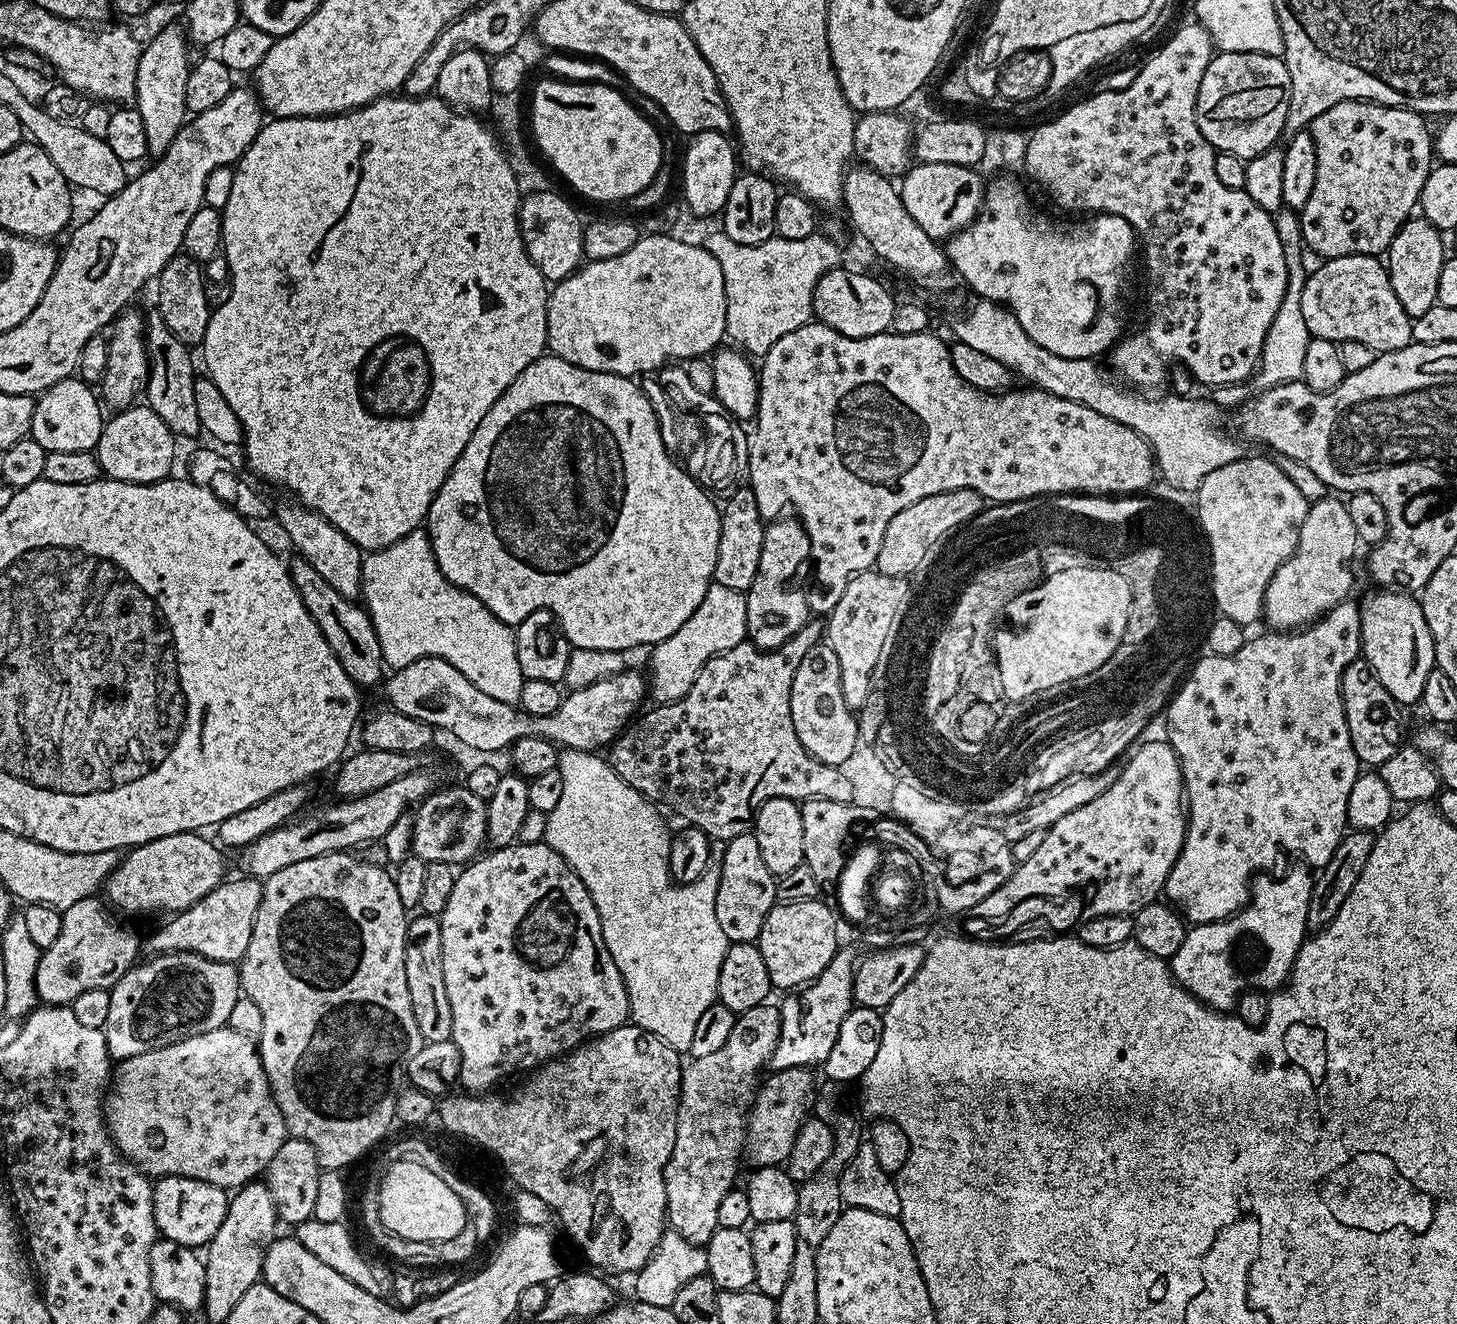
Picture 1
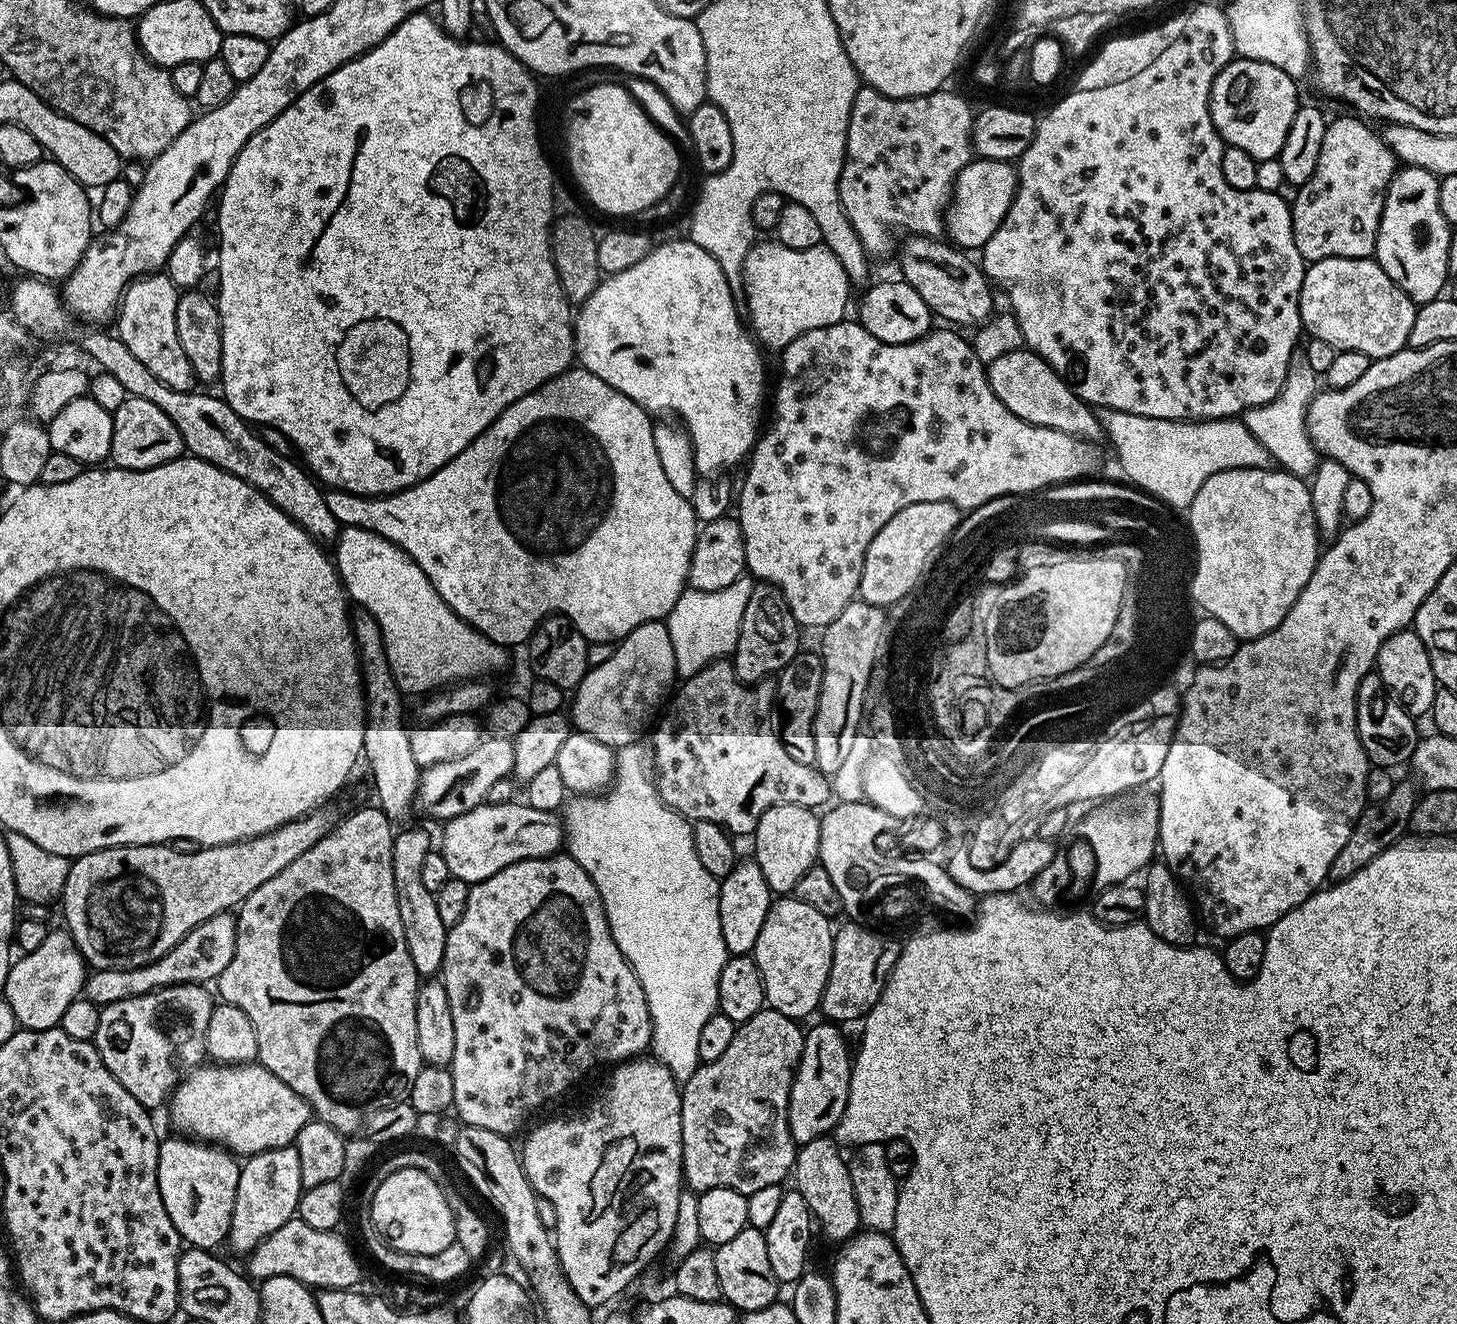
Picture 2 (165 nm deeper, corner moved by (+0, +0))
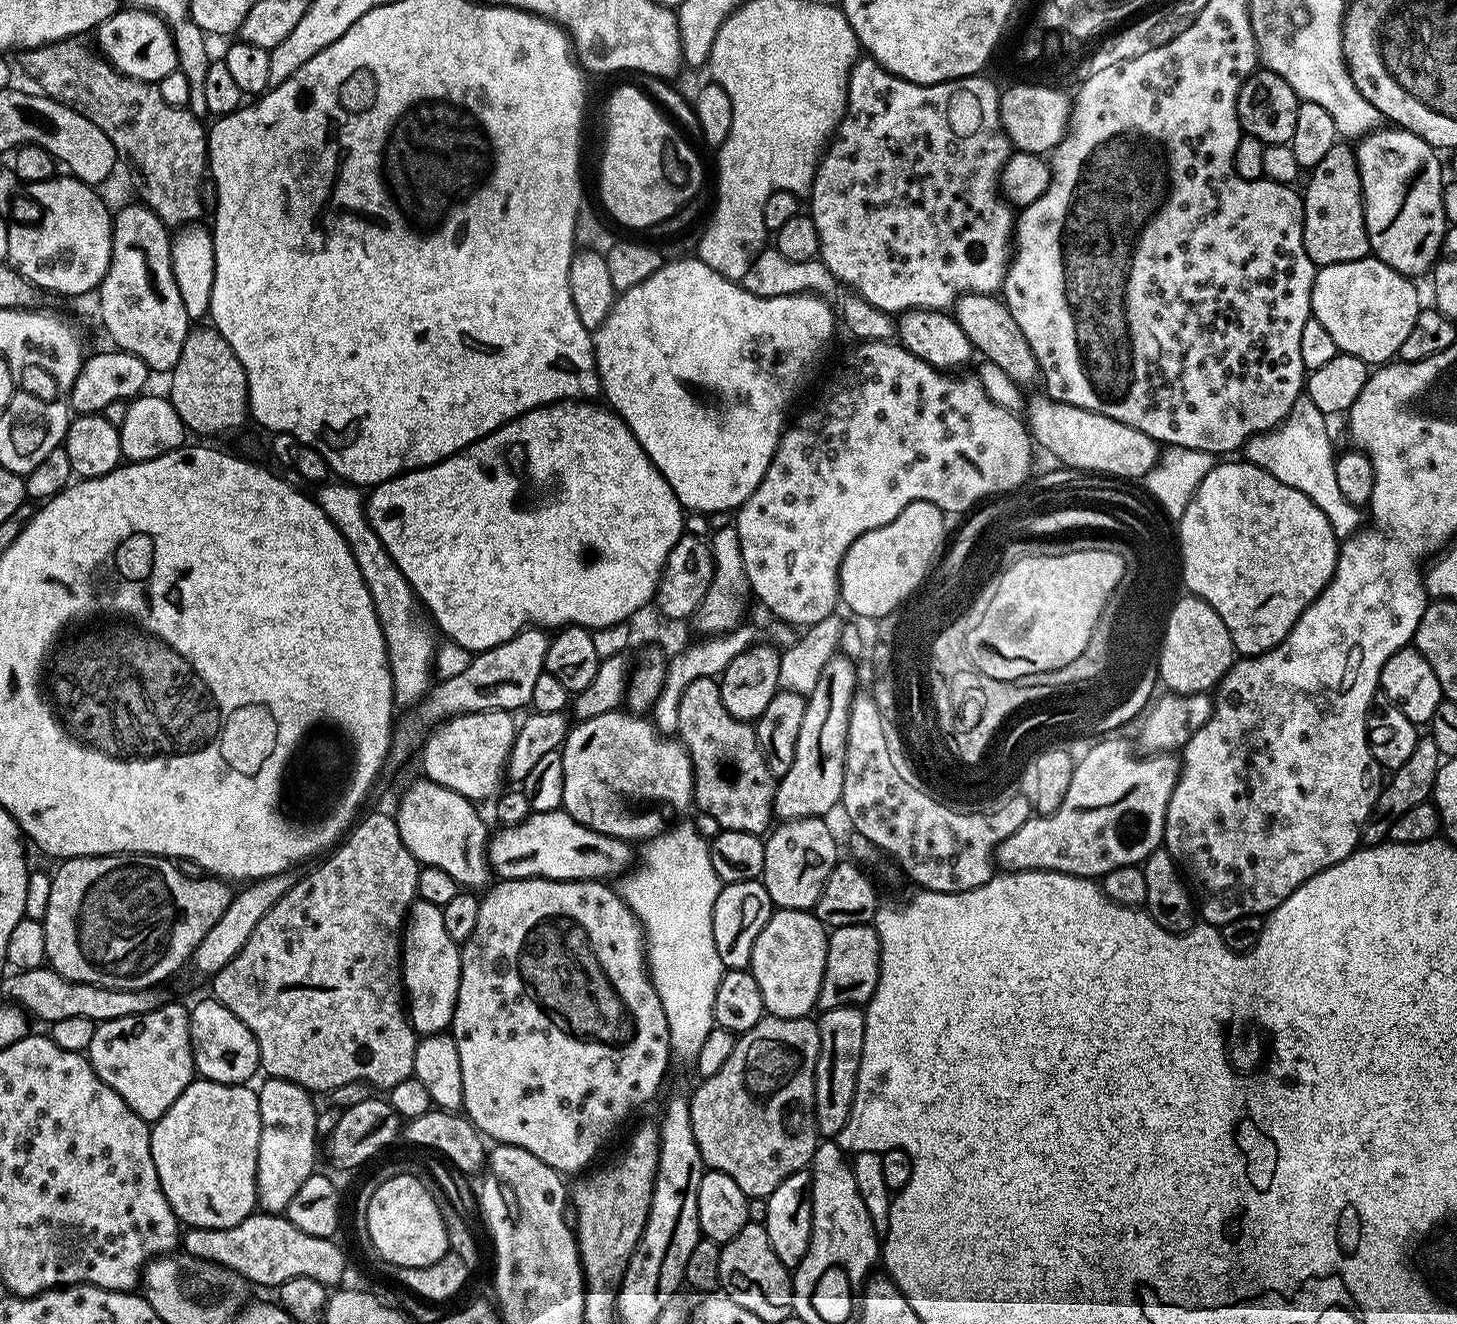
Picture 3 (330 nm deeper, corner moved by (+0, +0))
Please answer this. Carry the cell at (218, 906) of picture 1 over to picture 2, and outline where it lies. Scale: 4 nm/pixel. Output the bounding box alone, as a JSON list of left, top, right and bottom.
[83,911,236,1006]

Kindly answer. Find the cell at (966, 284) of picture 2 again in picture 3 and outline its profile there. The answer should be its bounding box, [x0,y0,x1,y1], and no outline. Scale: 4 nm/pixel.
[954,292,1040,386]

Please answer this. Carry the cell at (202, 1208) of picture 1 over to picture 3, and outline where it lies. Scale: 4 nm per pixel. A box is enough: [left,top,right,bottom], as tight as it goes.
[150,1078,260,1228]

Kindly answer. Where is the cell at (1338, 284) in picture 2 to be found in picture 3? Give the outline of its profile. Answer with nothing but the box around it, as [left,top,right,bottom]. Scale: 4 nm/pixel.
[1311,254,1422,366]

